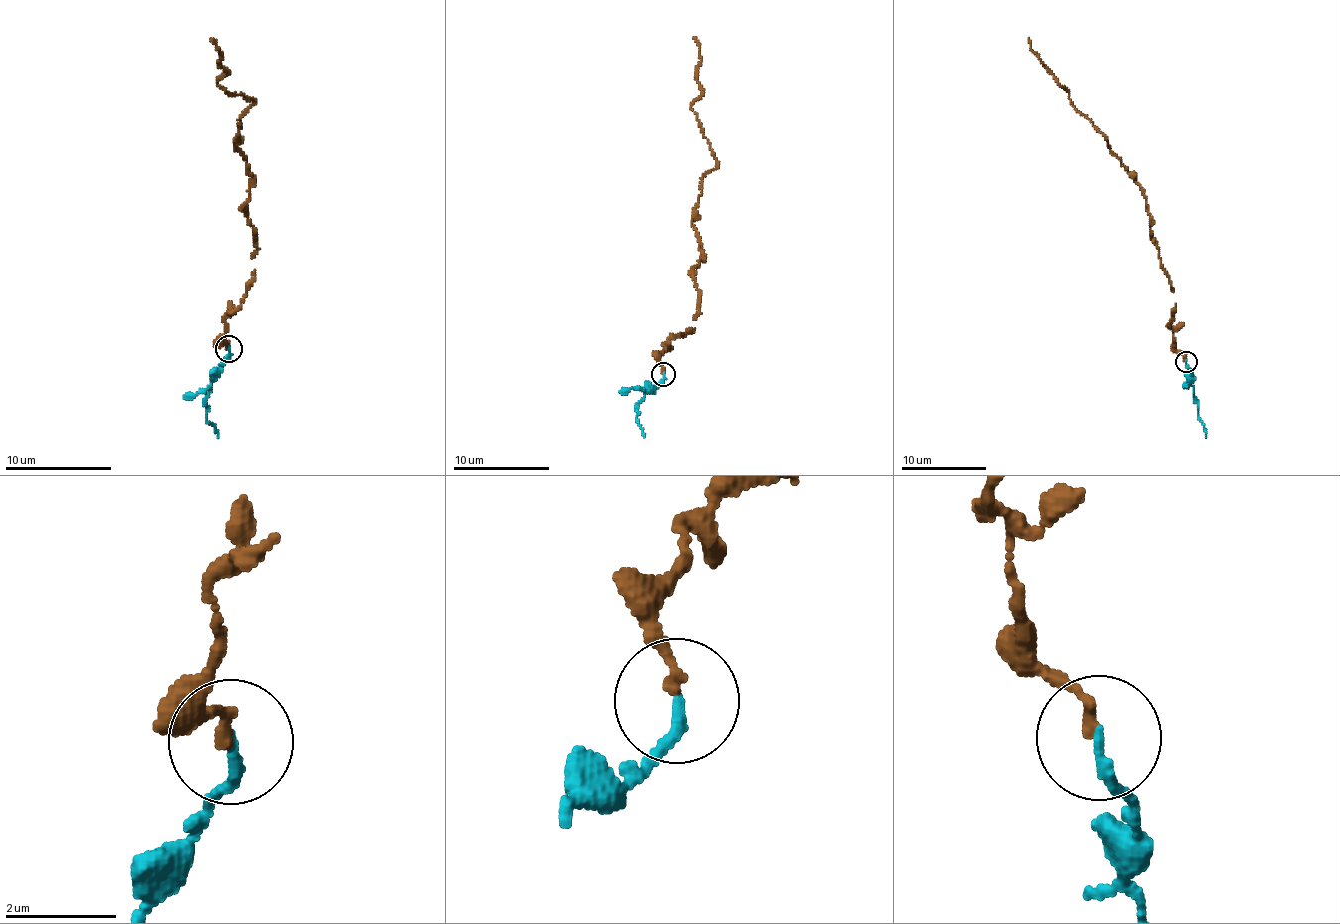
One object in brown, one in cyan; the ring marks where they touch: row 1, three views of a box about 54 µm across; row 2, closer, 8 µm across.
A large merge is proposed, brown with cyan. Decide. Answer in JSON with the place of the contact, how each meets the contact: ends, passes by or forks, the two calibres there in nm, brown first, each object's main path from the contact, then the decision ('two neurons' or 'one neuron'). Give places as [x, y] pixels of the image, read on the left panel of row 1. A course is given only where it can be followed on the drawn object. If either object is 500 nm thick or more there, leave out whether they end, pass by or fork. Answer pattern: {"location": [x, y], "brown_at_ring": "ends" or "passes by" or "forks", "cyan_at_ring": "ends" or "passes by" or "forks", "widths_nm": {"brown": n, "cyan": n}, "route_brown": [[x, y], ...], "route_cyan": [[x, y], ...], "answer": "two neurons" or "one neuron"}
{"location": [228, 348], "brown_at_ring": "ends", "cyan_at_ring": "ends", "widths_nm": {"brown": 170, "cyan": 200}, "route_brown": [[229, 348], [225, 317], [255, 275], [252, 174], [234, 140], [253, 100], [217, 83], [227, 68], [210, 38]], "route_cyan": [[229, 348], [216, 368], [216, 380], [211, 382], [206, 397], [206, 422], [215, 426], [218, 437]], "answer": "one neuron"}

